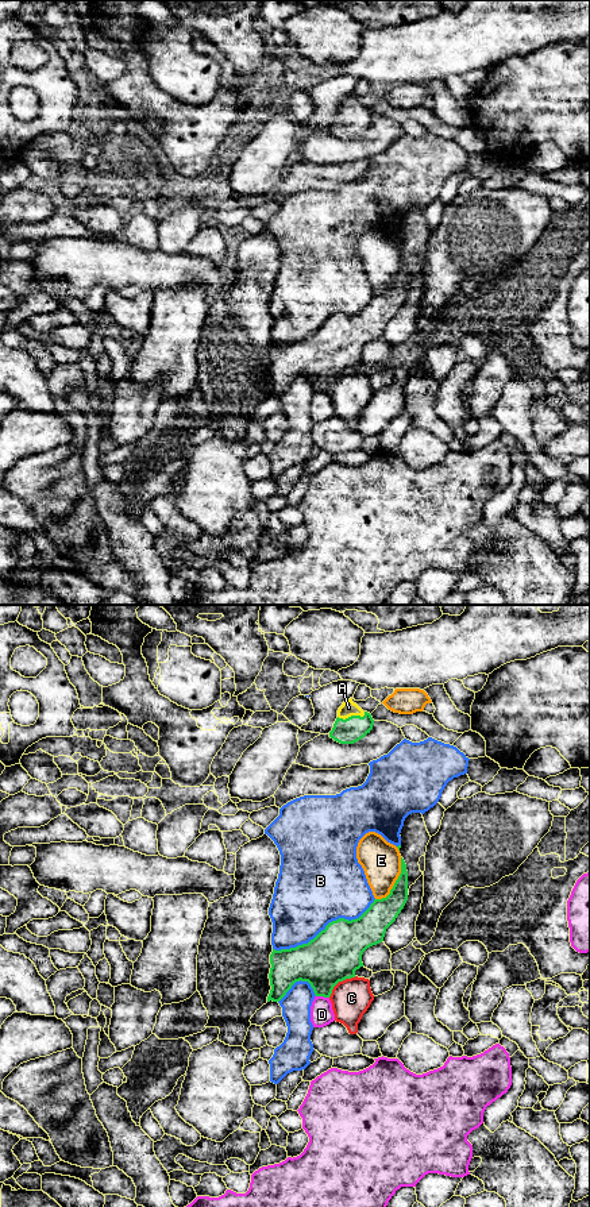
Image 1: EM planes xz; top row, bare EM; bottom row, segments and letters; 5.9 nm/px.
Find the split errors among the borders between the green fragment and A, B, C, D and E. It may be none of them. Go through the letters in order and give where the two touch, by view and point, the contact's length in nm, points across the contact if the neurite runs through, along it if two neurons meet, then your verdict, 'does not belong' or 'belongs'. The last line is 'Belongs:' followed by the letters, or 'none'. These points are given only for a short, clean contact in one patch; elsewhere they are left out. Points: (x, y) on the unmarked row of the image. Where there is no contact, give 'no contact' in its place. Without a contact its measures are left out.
A: meets green in xz at (351, 111); contact 170 nm long; runs through xz (349, 126), (351, 111), (349, 103); belongs
B: meets green in xz at (326, 323); contact 700 nm long; does not belong
C: meets green in xz at (339, 376); contact 200 nm long; border along xz (355, 371), (340, 376), (328, 392); does not belong
D: meets green in xz at (323, 390); contact 80 nm long; border along xz (316, 390), (328, 393); does not belong
E: meets green in xz at (396, 277); contact 300 nm long; does not belong
Belongs: A

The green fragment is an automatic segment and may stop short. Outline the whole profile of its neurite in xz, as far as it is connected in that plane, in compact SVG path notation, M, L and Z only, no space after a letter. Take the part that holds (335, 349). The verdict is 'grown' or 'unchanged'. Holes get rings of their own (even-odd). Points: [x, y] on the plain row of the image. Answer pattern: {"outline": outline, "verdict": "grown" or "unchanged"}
{"outline": "M401 252L401 269L390 289L382 294L374 294L370 302L356 315L339 313L329 317L308 339L290 344L273 344L270 350L270 389L267 397L279 397L296 377L308 377L316 392L329 393L333 382L346 374L355 373L355 366L363 362L363 347L383 336L386 324L396 316L408 296L408 266Z", "verdict": "unchanged"}

